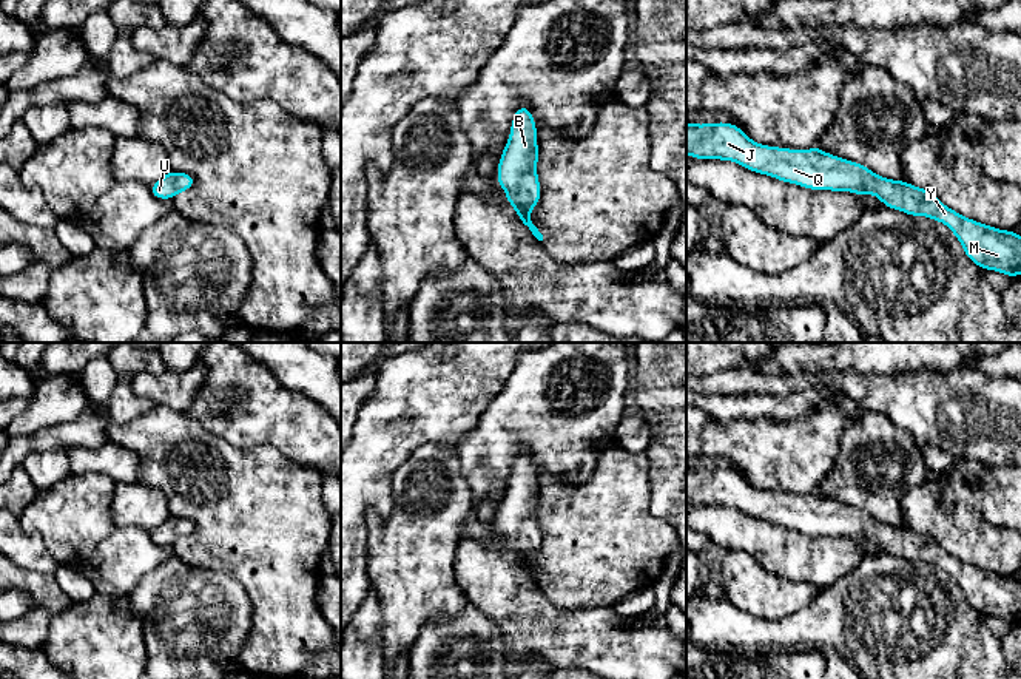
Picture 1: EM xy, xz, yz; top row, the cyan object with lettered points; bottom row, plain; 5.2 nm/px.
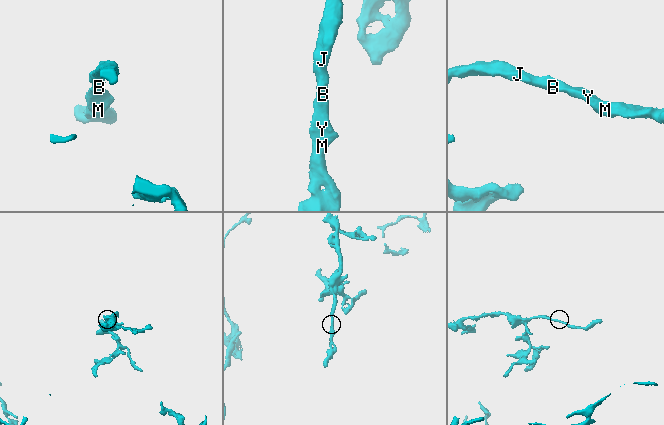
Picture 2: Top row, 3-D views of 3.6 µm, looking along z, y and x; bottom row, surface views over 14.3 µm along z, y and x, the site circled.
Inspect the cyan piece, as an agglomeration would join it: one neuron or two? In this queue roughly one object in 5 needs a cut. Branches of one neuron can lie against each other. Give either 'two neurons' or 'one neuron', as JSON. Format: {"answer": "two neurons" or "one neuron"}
{"answer": "one neuron"}

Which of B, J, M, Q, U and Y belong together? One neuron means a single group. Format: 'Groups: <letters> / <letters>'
Groups: B J M Q U Y

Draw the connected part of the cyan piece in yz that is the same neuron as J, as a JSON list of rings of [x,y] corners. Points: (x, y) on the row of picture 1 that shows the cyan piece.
[[[686,122],[686,154],[694,159],[733,160],[754,173],[808,190],[876,194],[884,207],[945,224],[959,239],[965,256],[978,267],[1001,272],[1009,278],[1021,275],[1021,236],[1015,231],[961,216],[930,190],[878,176],[865,165],[825,153],[819,147],[774,148],[756,144],[733,123]]]

